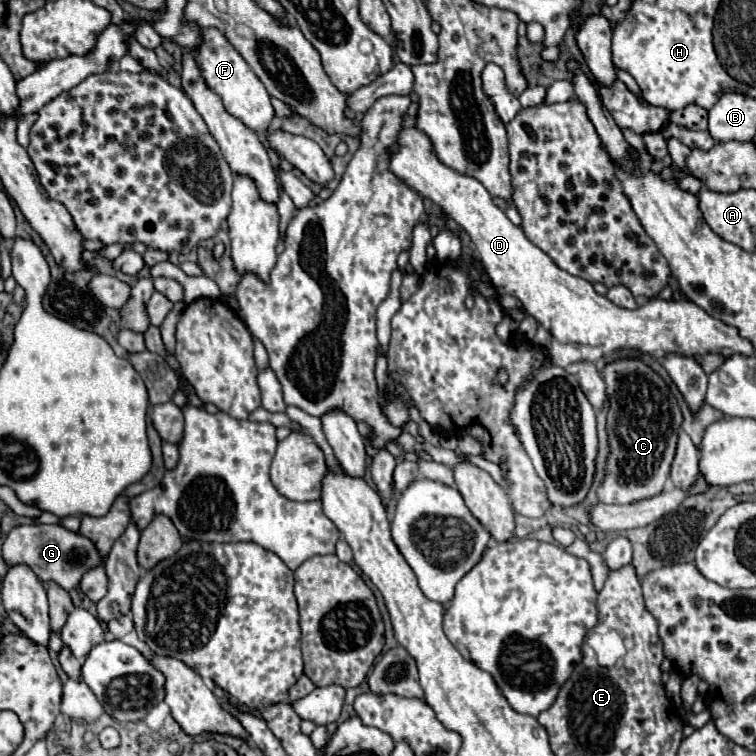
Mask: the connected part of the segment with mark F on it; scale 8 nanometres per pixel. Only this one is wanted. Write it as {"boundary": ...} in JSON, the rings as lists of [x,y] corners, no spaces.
{"boundary":[[[206,28],[206,38],[210,38],[210,46],[202,46],[202,50],[198,50],[196,54],[196,64],[202,72],[206,86],[222,98],[222,104],[228,114],[244,122],[248,130],[260,136],[260,132],[266,132],[275,116],[274,108],[270,104],[270,95],[258,80],[258,76],[250,70],[246,60],[238,54],[238,50],[234,50],[234,46],[226,42],[226,36],[220,30]]]}

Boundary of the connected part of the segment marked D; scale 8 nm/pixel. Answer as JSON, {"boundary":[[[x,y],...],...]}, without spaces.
{"boundary":[[[410,116],[404,118],[398,148],[390,156],[390,170],[422,196],[438,204],[466,230],[496,290],[502,296],[516,296],[522,302],[524,312],[536,318],[538,324],[552,334],[548,356],[554,364],[566,368],[574,362],[596,362],[618,350],[638,350],[656,360],[666,354],[688,358],[706,354],[720,354],[724,358],[732,354],[754,354],[754,346],[738,334],[738,328],[708,316],[692,300],[654,298],[636,310],[626,310],[614,306],[606,296],[596,294],[588,280],[558,268],[548,254],[538,250],[538,246],[534,246],[522,230],[506,218],[506,214],[492,202],[490,192],[476,178],[458,174],[434,158],[430,140],[420,130],[414,130],[414,120]]]}

